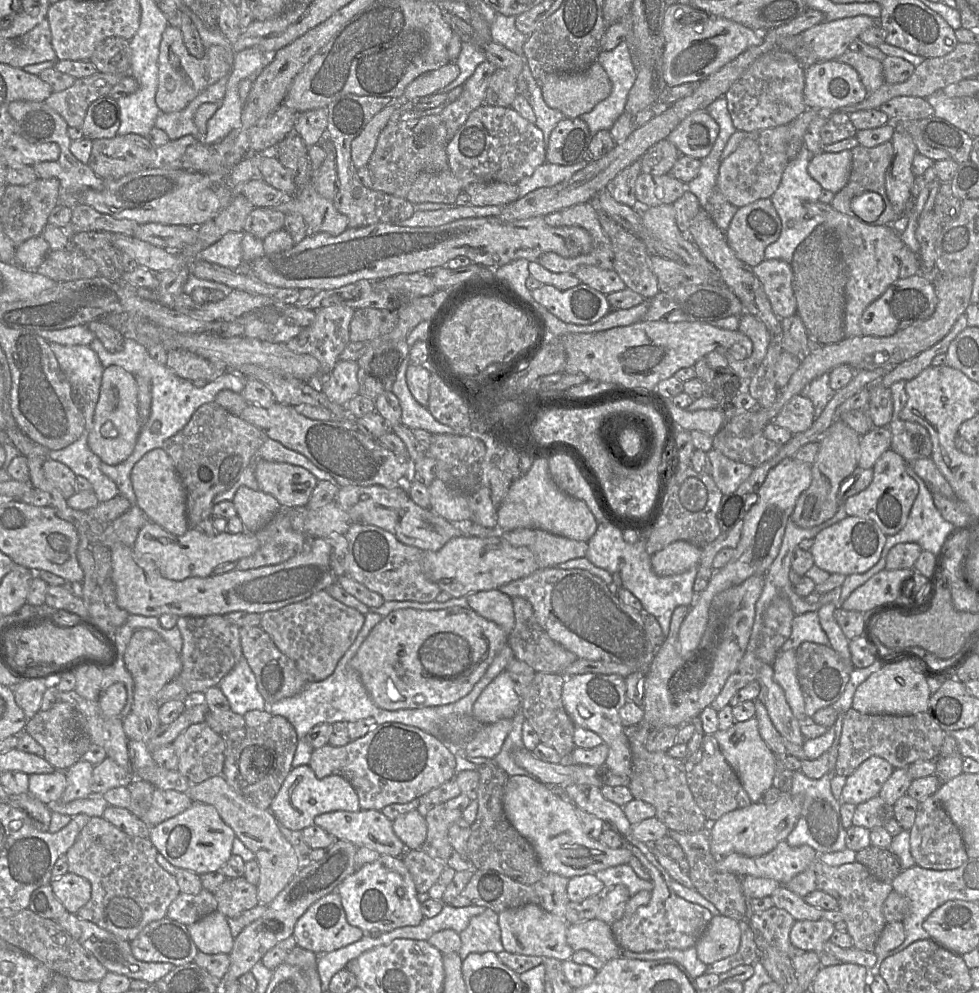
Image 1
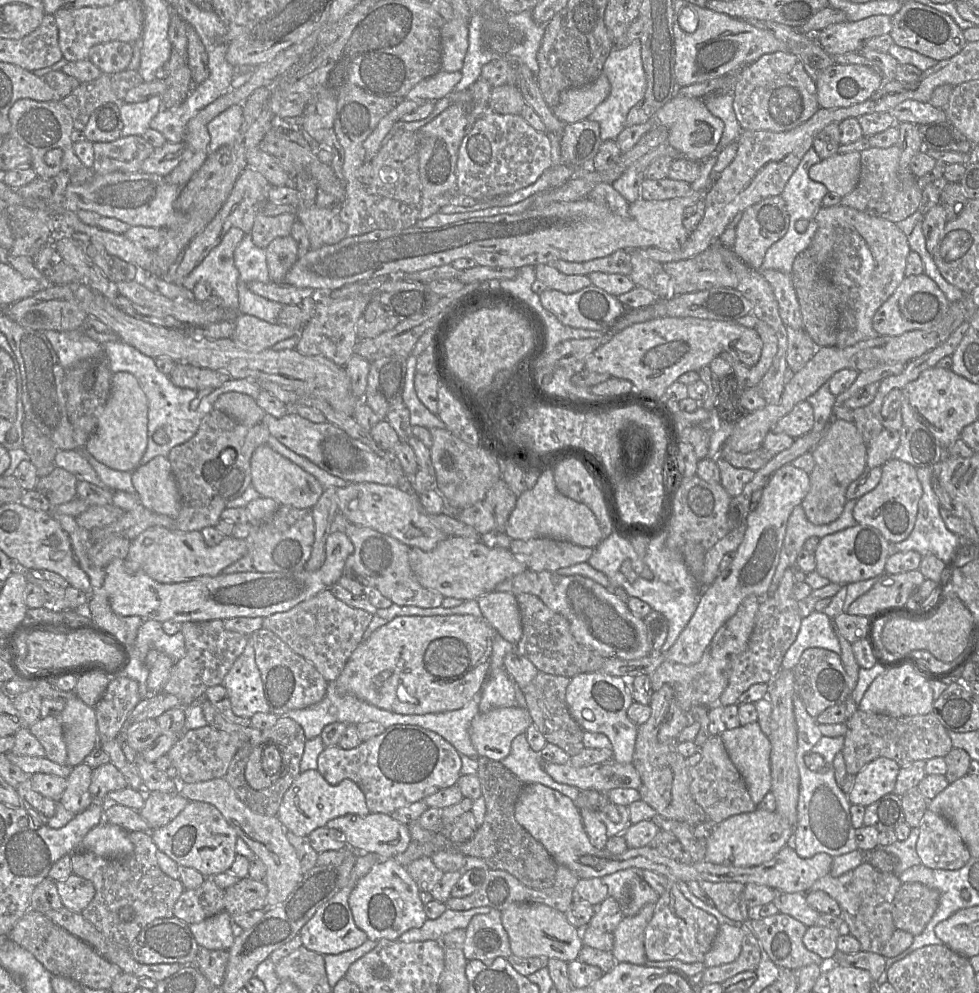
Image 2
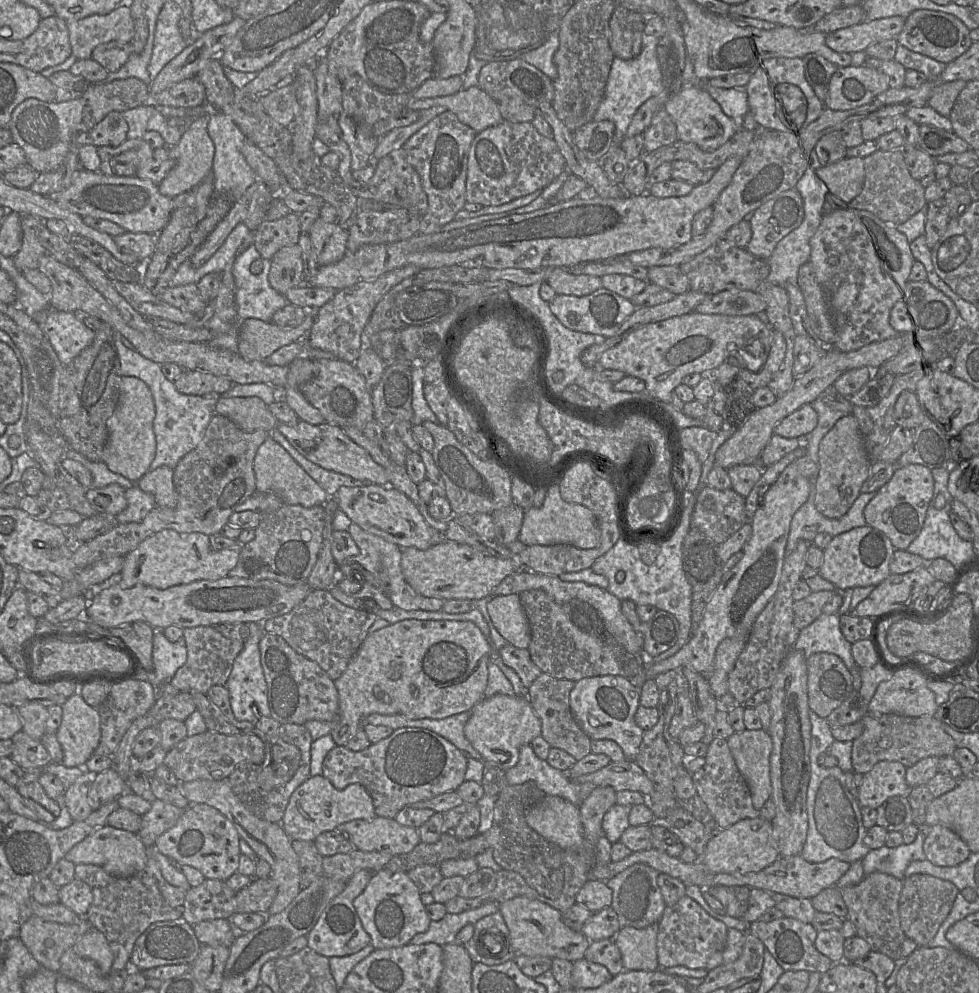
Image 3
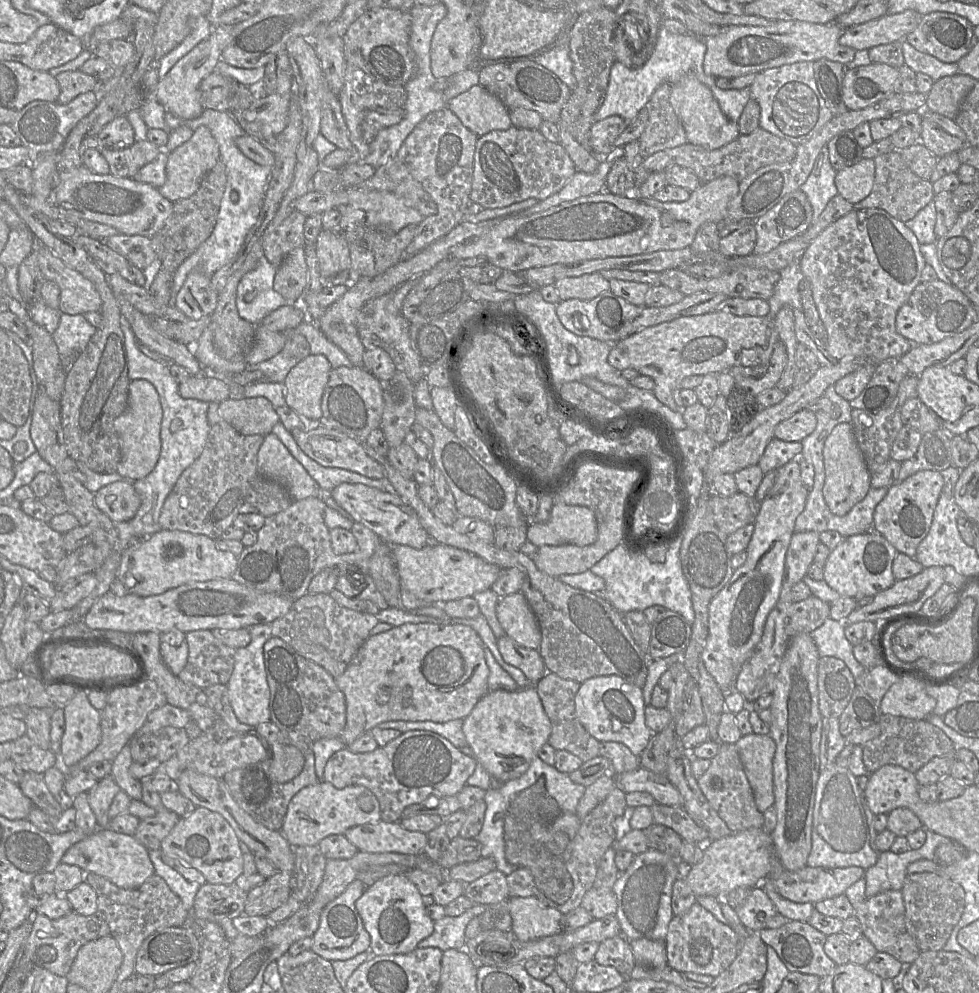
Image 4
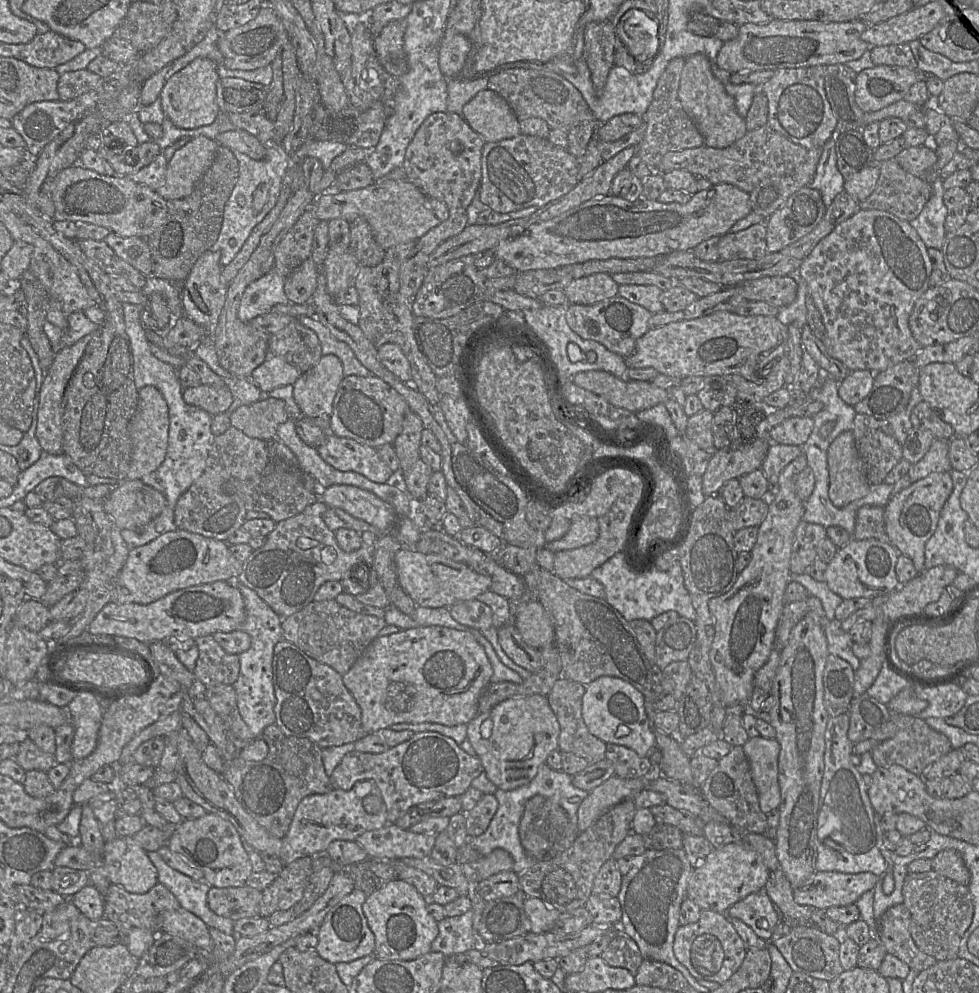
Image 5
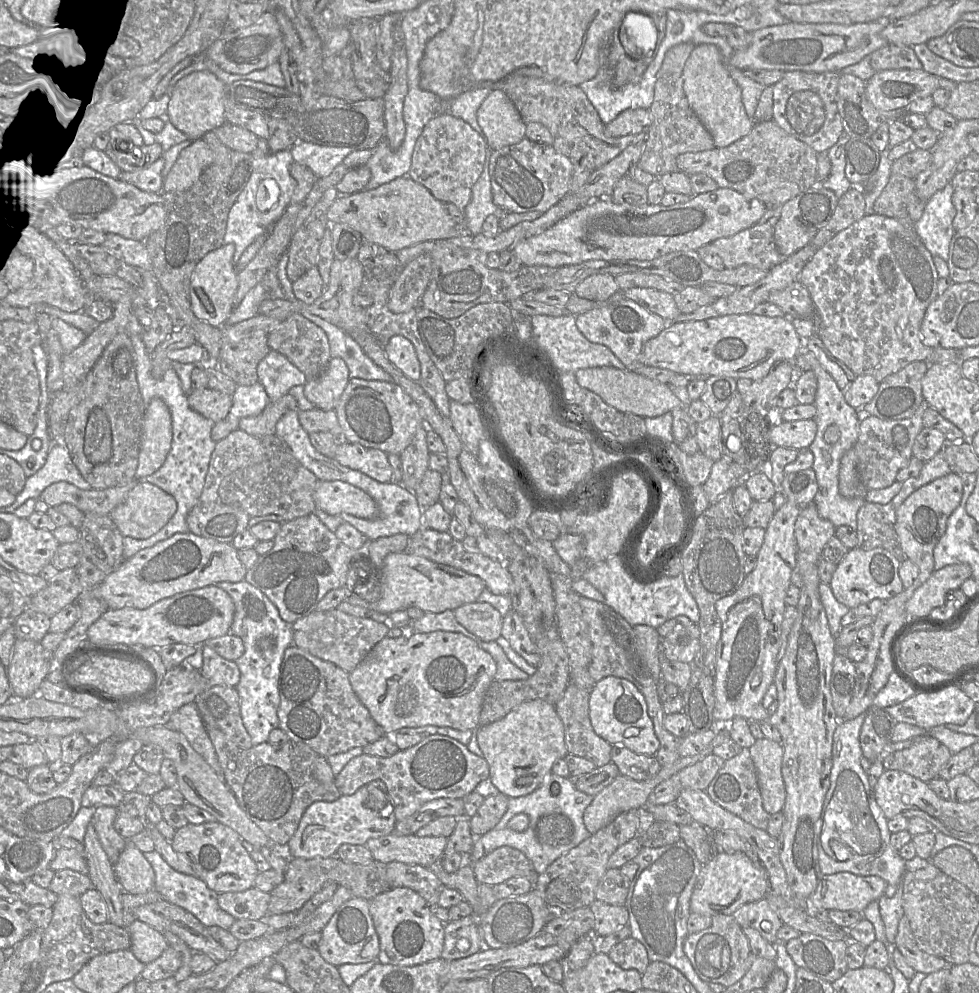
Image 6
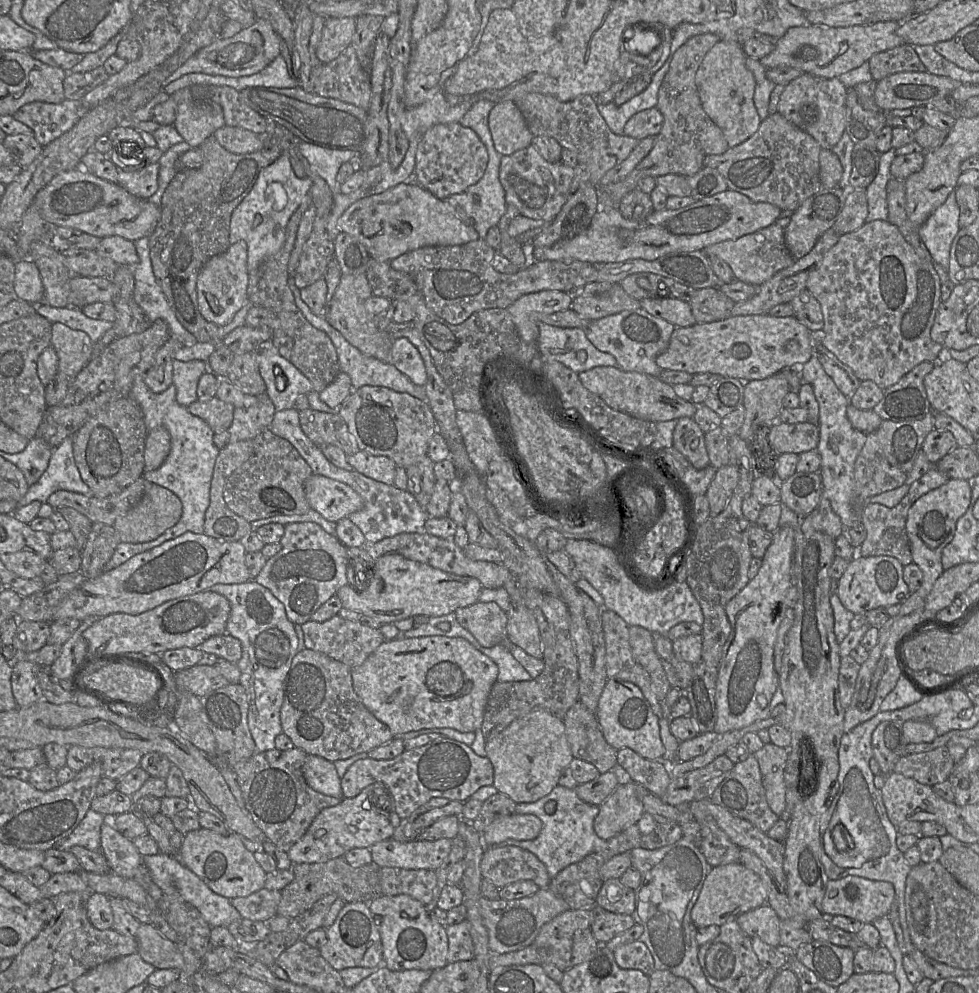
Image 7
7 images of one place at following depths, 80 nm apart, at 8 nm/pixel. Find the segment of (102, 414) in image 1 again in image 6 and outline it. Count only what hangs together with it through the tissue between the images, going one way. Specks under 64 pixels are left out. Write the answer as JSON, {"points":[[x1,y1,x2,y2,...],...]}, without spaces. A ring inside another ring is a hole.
{"points":[[153,398,145,409,139,460,134,479,139,480,156,472,165,462,171,449,171,415,166,404]]}

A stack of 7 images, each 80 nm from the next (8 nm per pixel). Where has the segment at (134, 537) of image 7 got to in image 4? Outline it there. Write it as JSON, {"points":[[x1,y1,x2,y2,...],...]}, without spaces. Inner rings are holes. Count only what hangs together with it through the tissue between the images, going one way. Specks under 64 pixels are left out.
{"points":[[130,480,114,482,95,492,96,506,114,523,132,519,141,505,140,496,133,482]]}

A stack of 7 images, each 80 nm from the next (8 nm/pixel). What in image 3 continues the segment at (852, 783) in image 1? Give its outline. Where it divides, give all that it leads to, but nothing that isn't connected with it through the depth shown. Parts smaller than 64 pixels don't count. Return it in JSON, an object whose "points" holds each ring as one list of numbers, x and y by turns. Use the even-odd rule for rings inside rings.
{"points":[[880,761,866,774,857,789,860,806,877,809,895,796,907,798,911,787,906,781,907,768,900,762]]}

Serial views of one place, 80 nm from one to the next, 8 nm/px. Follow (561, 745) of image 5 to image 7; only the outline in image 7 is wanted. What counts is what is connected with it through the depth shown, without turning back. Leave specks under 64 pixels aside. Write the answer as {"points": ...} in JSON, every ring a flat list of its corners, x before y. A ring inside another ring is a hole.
{"points":[[580,700,566,712,563,723,575,758,593,764,600,773,616,770,617,750,607,743,595,714]]}

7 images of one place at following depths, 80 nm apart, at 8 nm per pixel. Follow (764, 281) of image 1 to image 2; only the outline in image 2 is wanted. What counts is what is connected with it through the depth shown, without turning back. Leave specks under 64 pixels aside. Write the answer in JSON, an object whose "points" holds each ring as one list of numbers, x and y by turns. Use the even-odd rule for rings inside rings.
{"points":[[767,269,762,270,761,274,774,292,783,323,794,329,804,329,800,305,792,283,792,273,788,275,778,270]]}

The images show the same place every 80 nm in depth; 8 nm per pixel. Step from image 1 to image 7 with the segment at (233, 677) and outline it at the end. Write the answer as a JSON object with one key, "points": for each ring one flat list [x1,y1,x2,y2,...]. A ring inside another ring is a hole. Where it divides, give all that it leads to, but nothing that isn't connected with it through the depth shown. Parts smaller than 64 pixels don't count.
{"points":[[252,579,242,584,215,584,209,590,223,595,230,603,226,633,237,638,242,645,237,667,242,674,240,684,248,697,248,727,256,753,276,748,275,738,283,732,280,711,284,681,294,656,300,651,295,624,288,619,284,605,273,593]]}

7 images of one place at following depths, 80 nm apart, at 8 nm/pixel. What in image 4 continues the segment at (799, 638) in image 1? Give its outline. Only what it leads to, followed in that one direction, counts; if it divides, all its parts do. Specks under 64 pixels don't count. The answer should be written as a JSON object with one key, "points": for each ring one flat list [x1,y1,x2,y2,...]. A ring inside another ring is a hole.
{"points":[[828,617,822,626,810,632,820,657,835,657,847,665,855,679,860,678,865,667,853,654,853,645,848,641,844,632,844,622]]}

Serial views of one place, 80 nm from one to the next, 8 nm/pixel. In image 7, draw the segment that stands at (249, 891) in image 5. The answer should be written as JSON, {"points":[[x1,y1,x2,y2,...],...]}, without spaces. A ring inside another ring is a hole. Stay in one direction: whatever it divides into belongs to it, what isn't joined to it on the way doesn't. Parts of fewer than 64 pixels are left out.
{"points":[[262,888,249,896,231,898,231,904,243,919,267,923,277,915,281,891]]}

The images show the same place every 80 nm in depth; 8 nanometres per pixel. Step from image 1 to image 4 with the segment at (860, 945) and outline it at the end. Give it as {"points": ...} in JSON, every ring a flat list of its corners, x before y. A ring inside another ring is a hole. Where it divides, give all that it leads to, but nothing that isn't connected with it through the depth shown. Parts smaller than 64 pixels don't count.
{"points":[[887,890,867,898,858,908,854,908,854,916,861,924,863,936,870,940,878,952,890,954,901,963,913,963,920,955,914,939,905,925,905,905,901,890]]}

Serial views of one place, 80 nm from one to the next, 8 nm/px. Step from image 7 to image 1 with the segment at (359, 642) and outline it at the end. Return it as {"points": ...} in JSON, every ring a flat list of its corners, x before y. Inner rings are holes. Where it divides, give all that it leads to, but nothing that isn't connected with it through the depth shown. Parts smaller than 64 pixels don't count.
{"points":[[326,590,260,615,259,627,271,637,285,656,295,662,297,669,308,682,322,681,335,671,340,659,356,640,365,621,364,614,339,602]]}

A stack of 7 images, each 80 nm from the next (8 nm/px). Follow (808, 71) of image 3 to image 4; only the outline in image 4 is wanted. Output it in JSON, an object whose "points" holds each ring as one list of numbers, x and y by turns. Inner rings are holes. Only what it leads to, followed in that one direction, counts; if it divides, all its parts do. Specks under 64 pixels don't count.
{"points":[[824,58,814,62,818,90,834,116,848,111,842,98,843,79,848,70,845,64]]}

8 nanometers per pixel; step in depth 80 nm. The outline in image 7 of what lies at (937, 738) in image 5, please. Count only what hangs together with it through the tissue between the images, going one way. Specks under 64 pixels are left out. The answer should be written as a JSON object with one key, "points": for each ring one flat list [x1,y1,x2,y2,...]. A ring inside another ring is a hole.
{"points":[[941,746,931,751,902,756,896,762,894,772,932,787,949,779,954,766,947,747]]}

